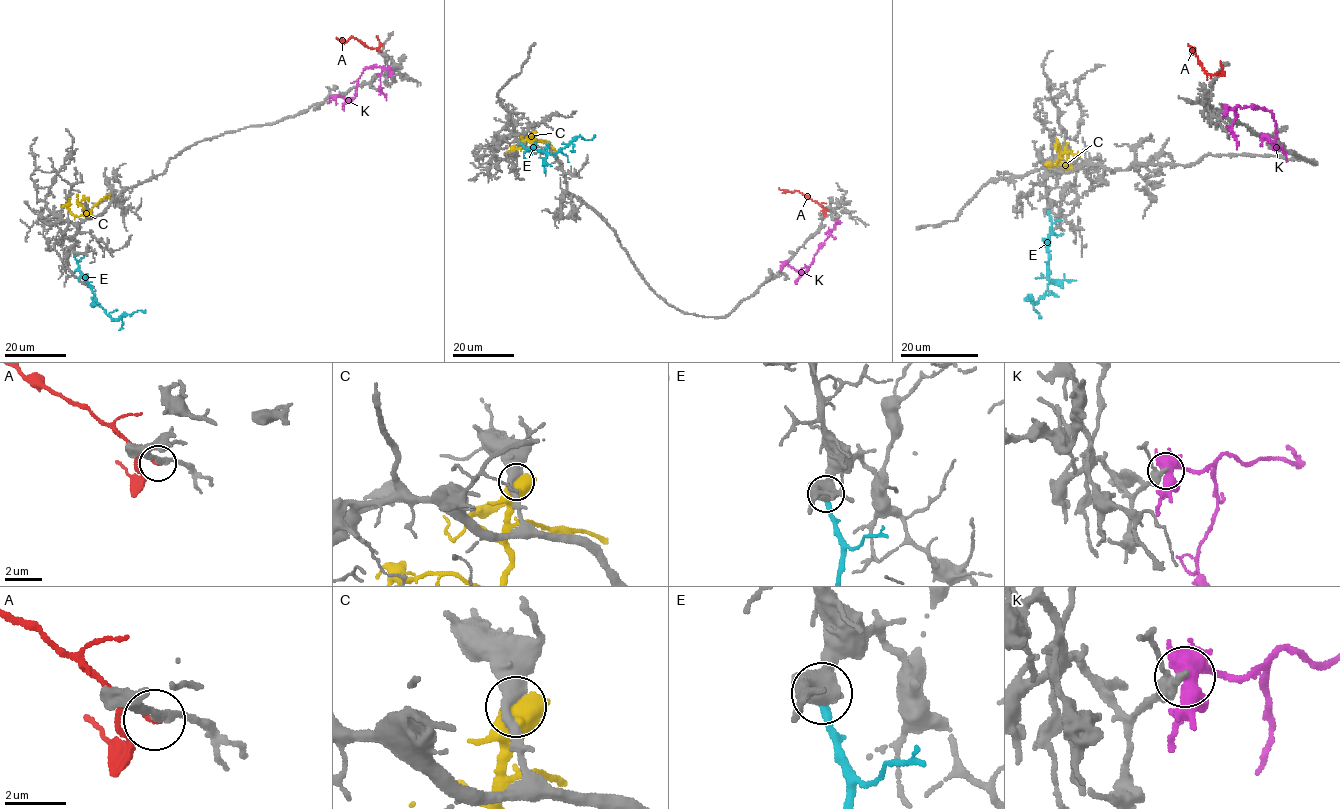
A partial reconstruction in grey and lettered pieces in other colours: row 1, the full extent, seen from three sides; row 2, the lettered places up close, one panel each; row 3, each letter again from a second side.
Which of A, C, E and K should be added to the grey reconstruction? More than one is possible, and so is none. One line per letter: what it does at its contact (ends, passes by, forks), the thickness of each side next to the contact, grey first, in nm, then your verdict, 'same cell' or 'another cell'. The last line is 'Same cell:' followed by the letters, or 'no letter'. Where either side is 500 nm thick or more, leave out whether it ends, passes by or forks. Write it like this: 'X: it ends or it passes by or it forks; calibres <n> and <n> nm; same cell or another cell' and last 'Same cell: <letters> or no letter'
A: it ends; calibres 240 and 170 nm; another cell
C: calibres 400 and 850 nm; another cell
E: it ends; calibres 480 and 360 nm; same cell
K: it forks; calibres 240 and 480 nm; another cell
Same cell: E

